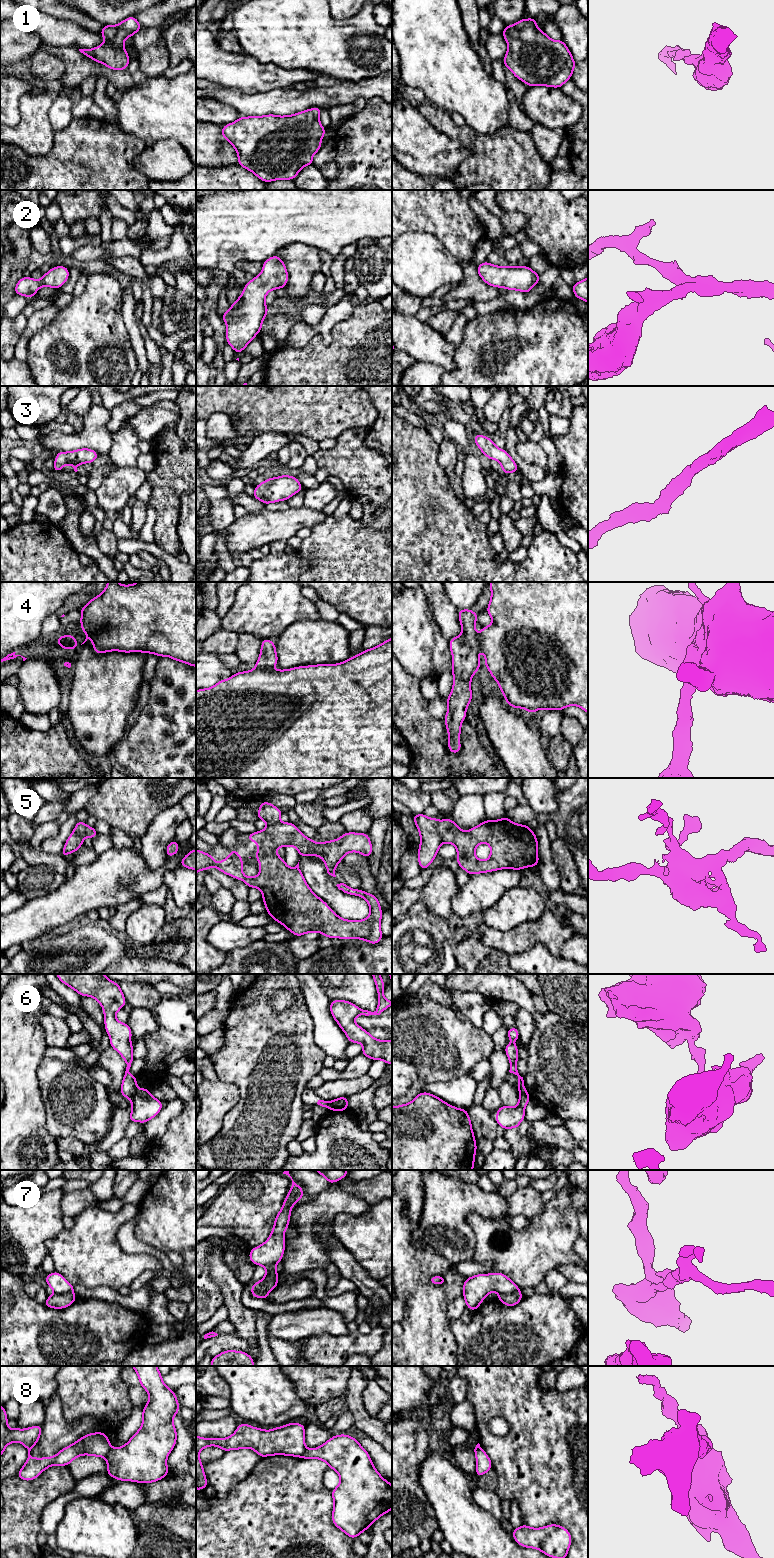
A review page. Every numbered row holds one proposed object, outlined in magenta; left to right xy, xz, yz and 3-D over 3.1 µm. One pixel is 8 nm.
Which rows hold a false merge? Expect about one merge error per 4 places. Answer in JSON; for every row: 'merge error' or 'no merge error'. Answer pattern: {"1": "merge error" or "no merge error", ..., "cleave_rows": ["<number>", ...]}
{"1": "no merge error", "2": "no merge error", "3": "no merge error", "4": "merge error", "5": "merge error", "6": "merge error", "7": "merge error", "8": "merge error", "cleave_rows": ["4", "5", "6", "7", "8"]}

